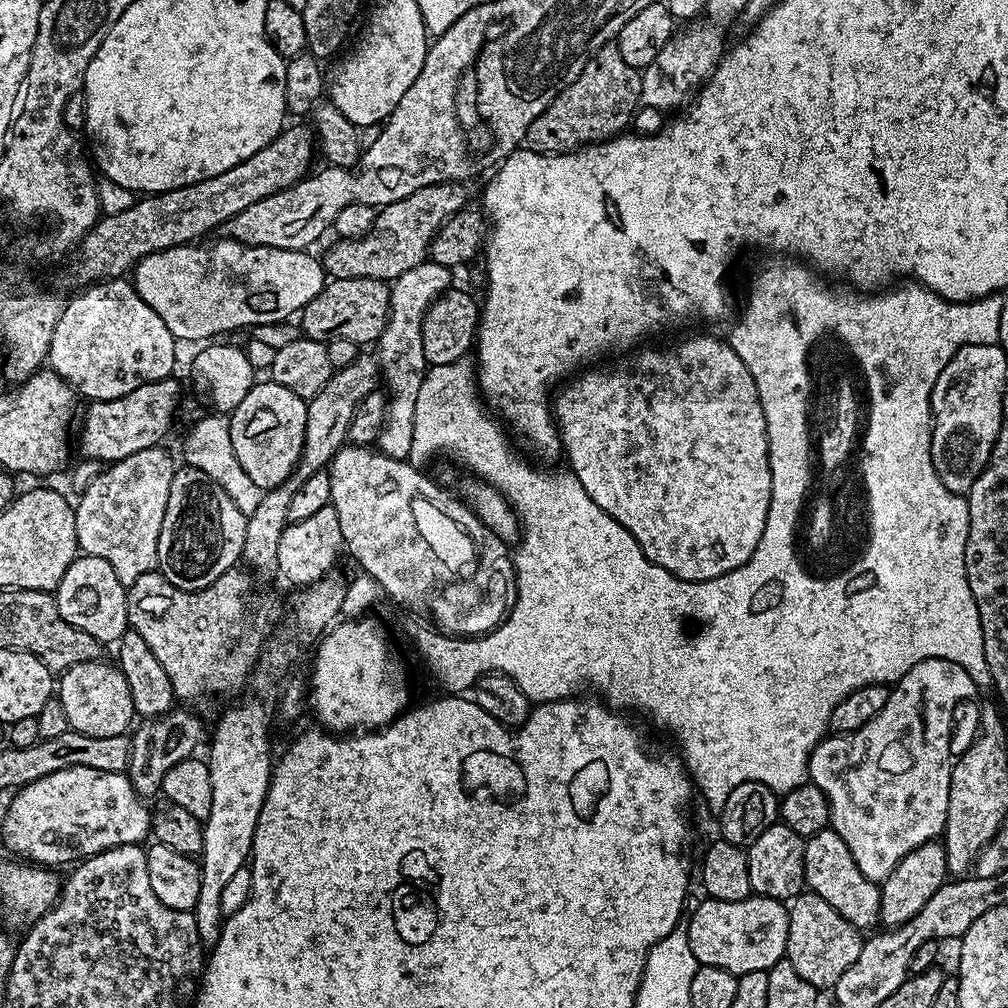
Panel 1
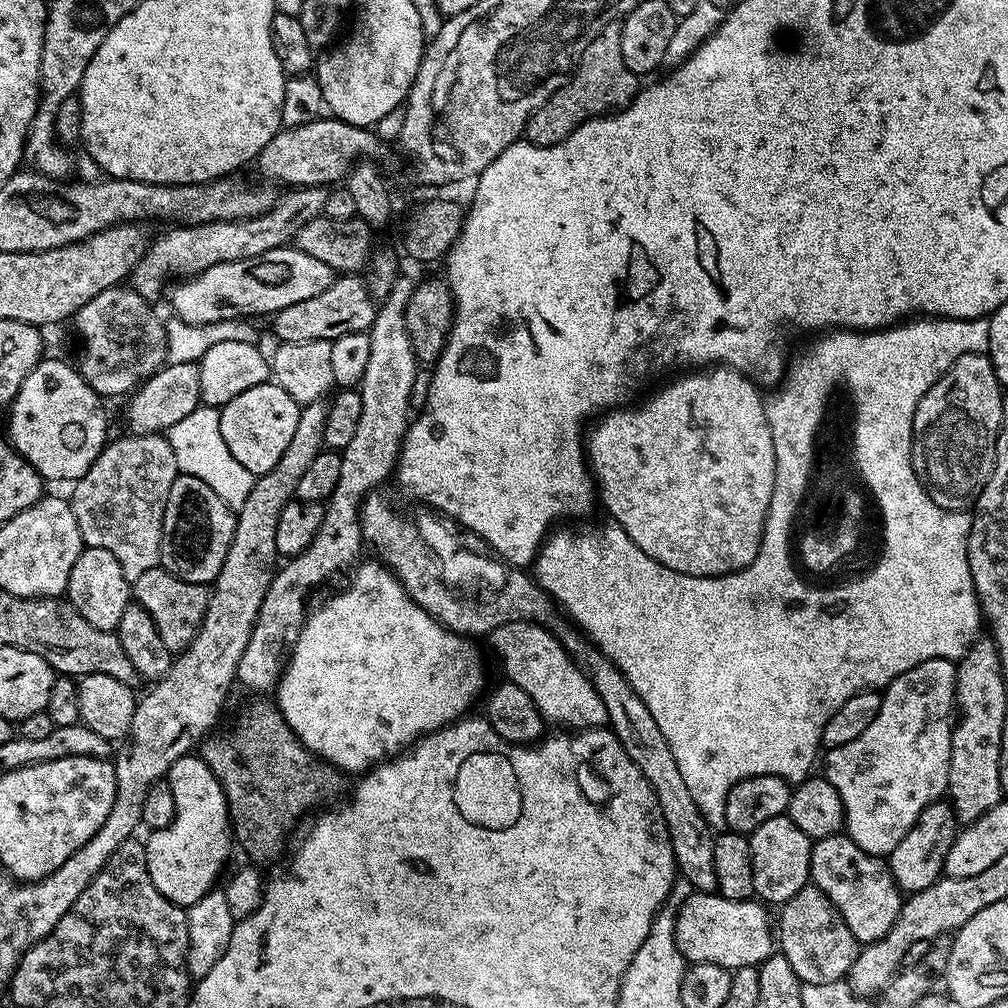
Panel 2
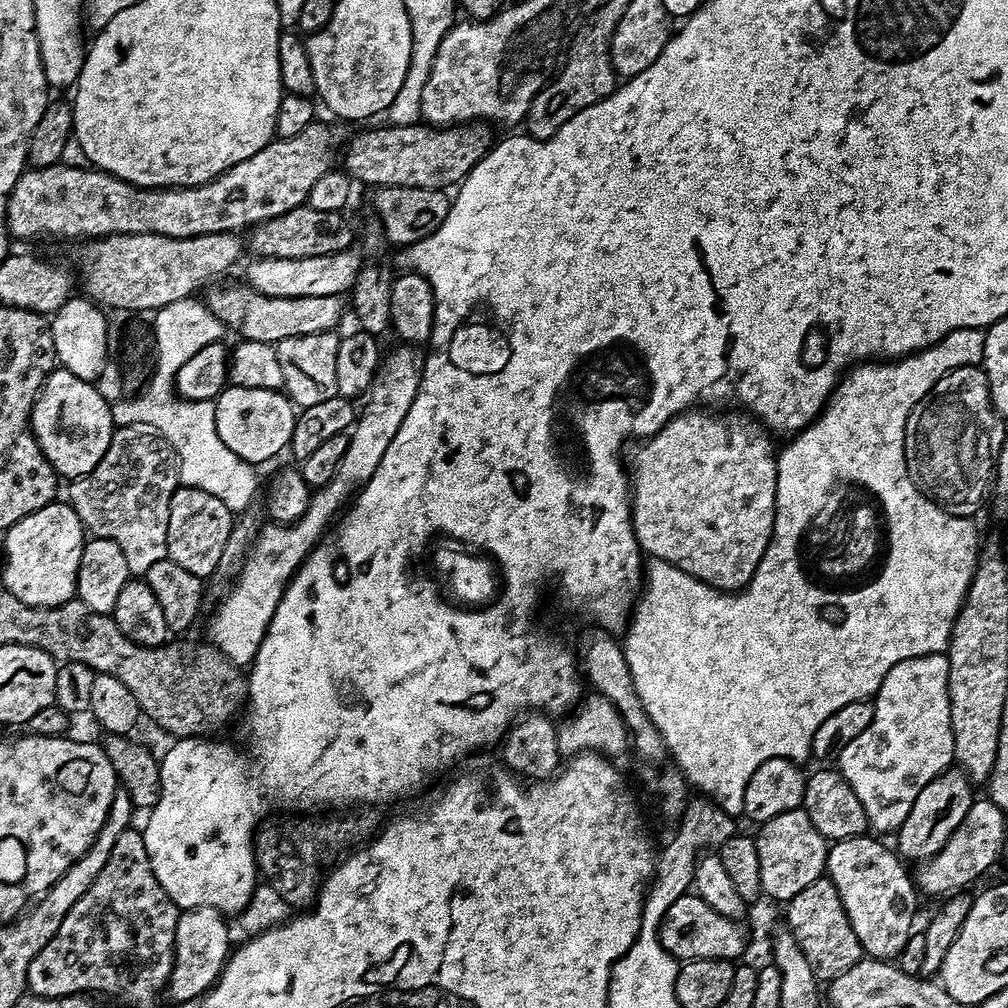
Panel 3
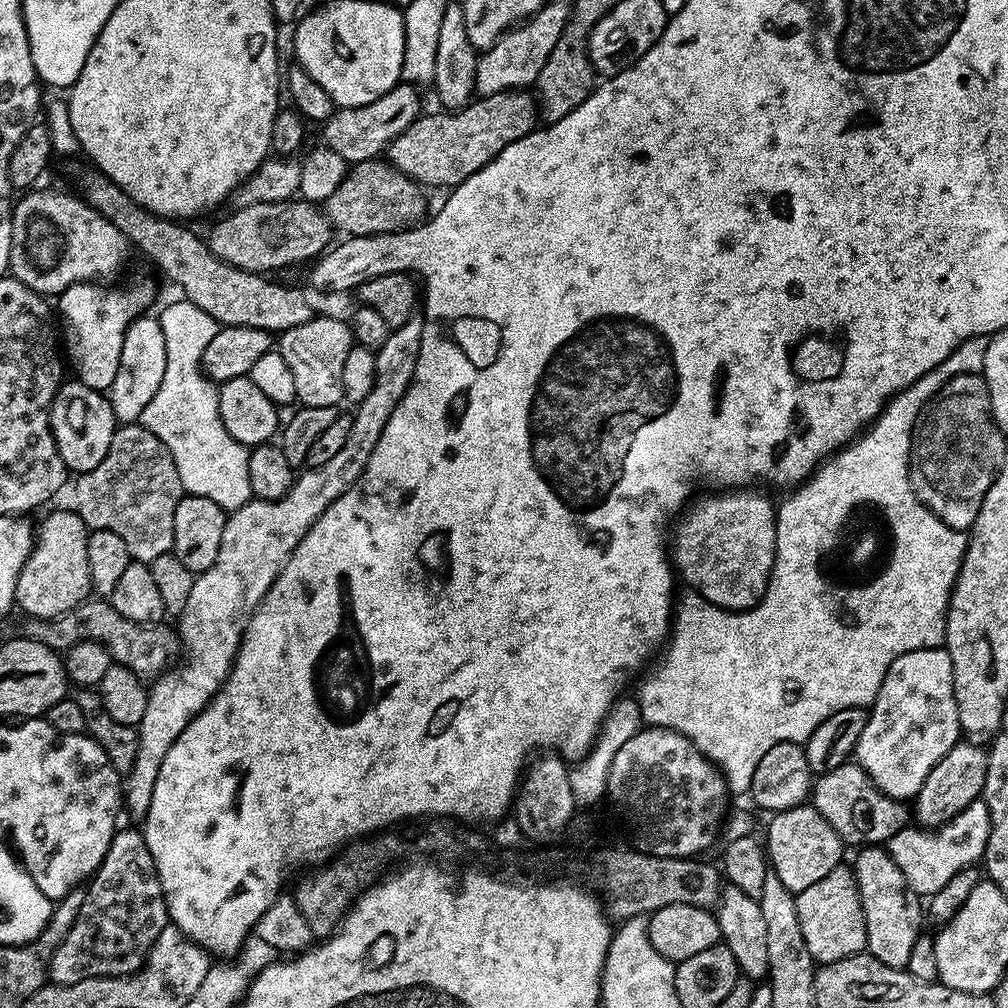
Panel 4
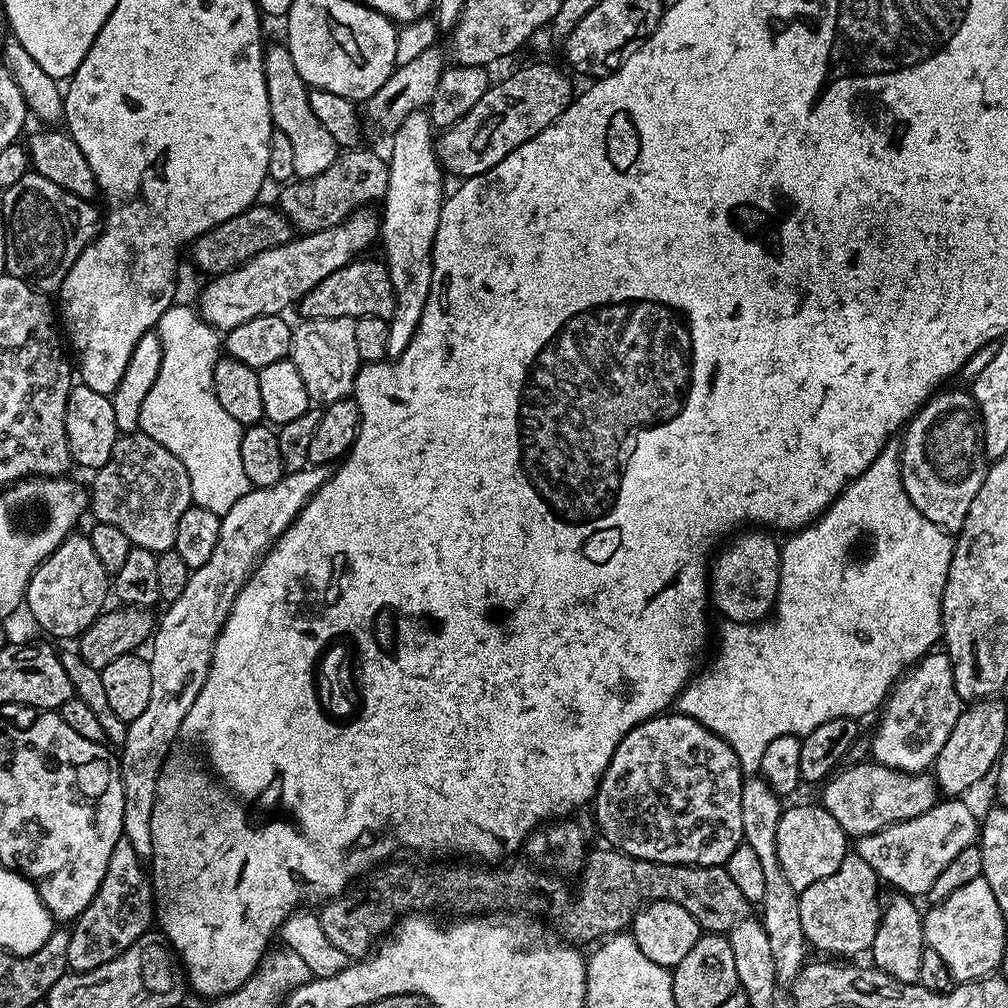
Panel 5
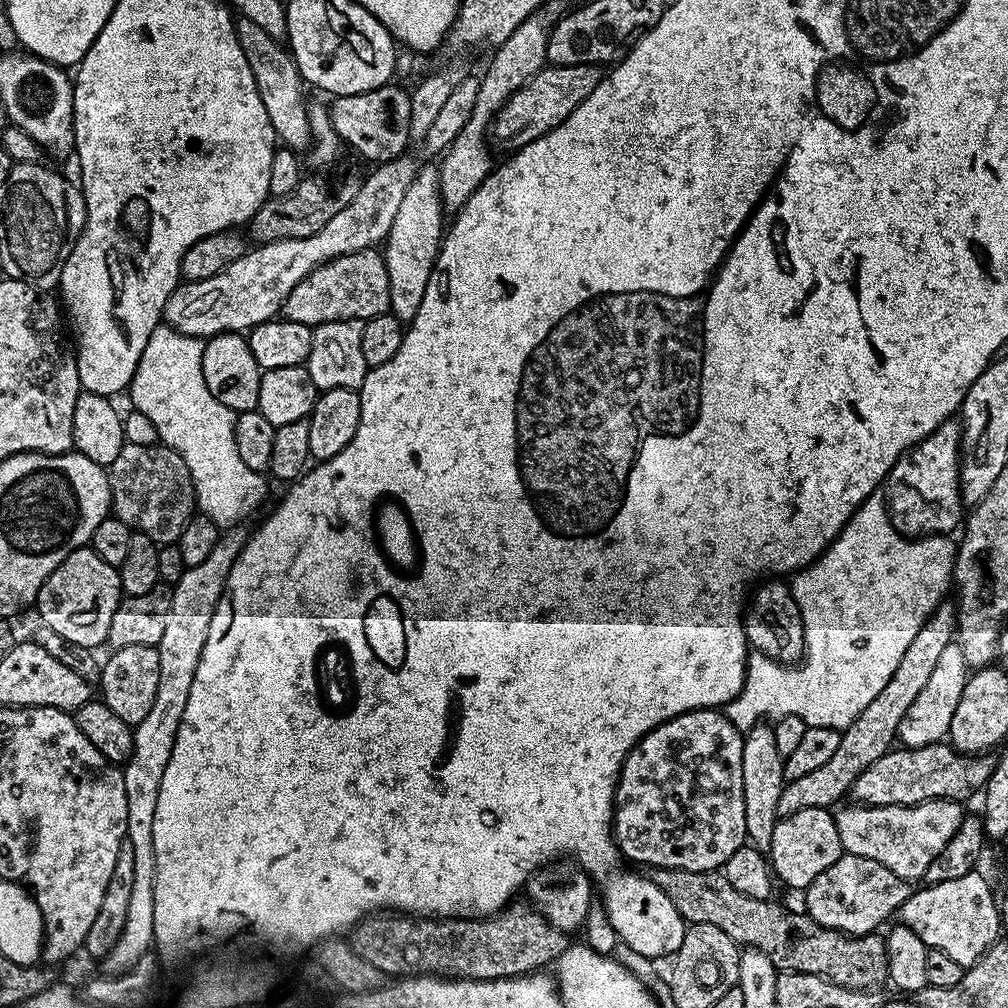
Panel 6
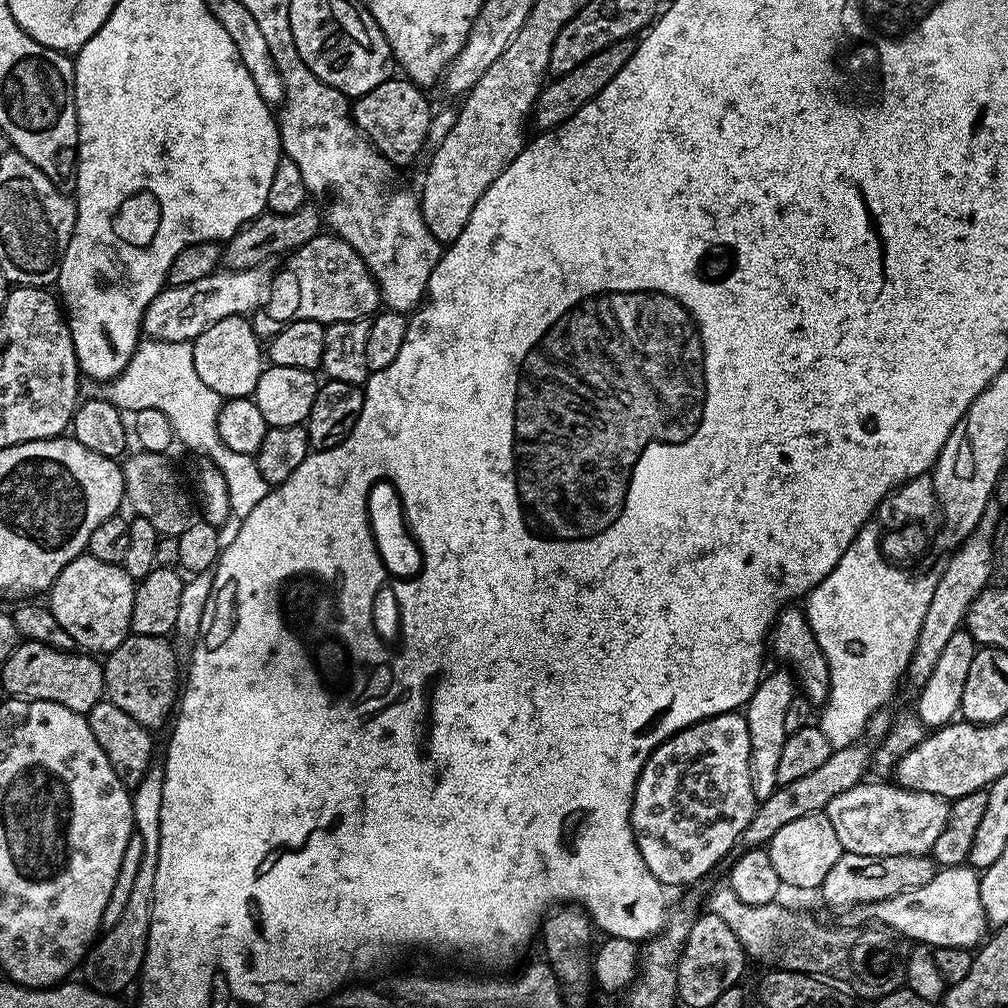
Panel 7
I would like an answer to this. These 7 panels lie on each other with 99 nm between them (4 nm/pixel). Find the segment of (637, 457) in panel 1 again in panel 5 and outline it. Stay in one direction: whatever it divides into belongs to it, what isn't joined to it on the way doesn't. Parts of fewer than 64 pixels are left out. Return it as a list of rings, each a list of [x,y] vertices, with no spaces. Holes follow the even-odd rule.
[[[744,530],[733,535],[721,552],[719,549],[715,553],[710,564],[710,600],[725,621],[755,624],[771,617],[778,598],[782,549],[772,536],[775,535],[768,530]]]

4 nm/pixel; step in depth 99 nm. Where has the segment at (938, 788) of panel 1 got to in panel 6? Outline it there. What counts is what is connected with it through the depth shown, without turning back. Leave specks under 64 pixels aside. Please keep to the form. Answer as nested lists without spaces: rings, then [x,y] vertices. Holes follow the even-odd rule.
[[[959,643],[946,646],[946,650],[938,658],[938,666],[934,666],[934,674],[930,674],[926,686],[914,698],[914,706],[906,710],[906,718],[902,718],[898,740],[905,748],[921,748],[931,744],[939,744],[947,737],[950,730],[950,718],[954,718],[954,710],[958,710],[958,698],[962,698],[962,690],[966,686],[970,669],[966,658],[962,658]]]

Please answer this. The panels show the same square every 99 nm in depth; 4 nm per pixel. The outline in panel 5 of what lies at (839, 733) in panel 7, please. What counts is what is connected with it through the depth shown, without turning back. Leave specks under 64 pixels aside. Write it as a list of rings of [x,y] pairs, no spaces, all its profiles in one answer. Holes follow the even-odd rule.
[[[919,512],[918,518],[914,522],[910,522],[908,526],[904,526],[900,530],[896,554],[886,550],[880,560],[872,560],[868,557],[876,556],[876,536],[860,536],[860,540],[852,540],[852,548],[848,548],[848,552],[852,557],[846,558],[842,562],[838,562],[832,556],[830,562],[824,564],[820,548],[808,550],[802,556],[800,564],[794,564],[795,559],[780,559],[778,598],[771,617],[755,624],[728,622],[723,625],[725,628],[720,632],[720,645],[716,648],[716,657],[713,658],[708,673],[705,676],[700,676],[701,674],[693,675],[692,679],[689,680],[684,691],[680,694],[679,711],[683,715],[702,722],[711,732],[721,736],[736,751],[736,757],[740,759],[740,768],[746,774],[759,773],[762,754],[766,750],[766,746],[770,746],[770,742],[774,742],[774,738],[779,736],[799,736],[803,738],[818,726],[822,726],[822,722],[830,722],[834,718],[846,718],[847,716],[861,718],[860,716],[866,715],[867,712],[874,711],[873,713],[875,713],[887,701],[892,686],[901,673],[909,665],[919,660],[921,656],[933,651],[941,643],[944,631],[942,594],[948,581],[953,547],[953,537],[949,533],[943,532],[938,526],[934,526],[934,522],[930,522],[930,518],[926,518]]]

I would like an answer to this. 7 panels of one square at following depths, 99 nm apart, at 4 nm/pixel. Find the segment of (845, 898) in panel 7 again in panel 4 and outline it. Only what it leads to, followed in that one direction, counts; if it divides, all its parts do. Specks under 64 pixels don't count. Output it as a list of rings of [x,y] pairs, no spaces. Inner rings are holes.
[[[840,863],[826,878],[806,886],[806,890],[795,893],[798,910],[798,926],[802,926],[802,938],[806,938],[806,950],[810,950],[817,965],[838,962],[865,951],[868,946],[864,915],[860,909],[860,896],[856,893],[856,882],[847,863]]]

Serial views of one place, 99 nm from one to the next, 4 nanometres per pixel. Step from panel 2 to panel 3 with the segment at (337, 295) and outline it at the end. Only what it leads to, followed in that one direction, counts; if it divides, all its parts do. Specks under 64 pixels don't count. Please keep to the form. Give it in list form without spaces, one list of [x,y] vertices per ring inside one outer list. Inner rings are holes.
[[[247,283],[224,284],[221,288],[207,289],[208,309],[224,323],[229,333],[237,332],[240,340],[266,342],[275,346],[282,338],[298,338],[306,334],[322,334],[333,331],[336,323],[346,316],[346,304],[339,296],[299,296],[298,298],[274,298],[248,287]]]

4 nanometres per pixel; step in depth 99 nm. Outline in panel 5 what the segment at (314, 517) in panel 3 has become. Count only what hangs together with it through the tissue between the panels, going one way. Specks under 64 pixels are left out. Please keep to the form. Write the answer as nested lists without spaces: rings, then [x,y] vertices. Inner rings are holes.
[[[421,110],[410,113],[402,122],[402,126],[398,126],[398,130],[391,133],[390,140],[392,140],[392,153],[387,153],[386,156],[388,161],[388,189],[382,201],[384,212],[382,211],[380,216],[379,239],[382,244],[384,240],[382,259],[388,265],[390,282],[394,286],[394,298],[396,299],[394,314],[387,320],[390,330],[388,356],[399,358],[402,350],[406,350],[406,346],[410,346],[410,338],[414,338],[414,334],[428,310],[428,295],[432,281],[432,247],[434,246],[434,238],[438,234],[438,222],[446,199],[446,191],[444,192],[446,173],[436,158],[434,129],[427,111]],[[309,464],[307,468],[287,473],[281,480],[274,482],[274,486],[249,487],[248,492],[242,494],[242,498],[238,498],[238,502],[234,502],[234,506],[230,506],[230,510],[220,517],[218,542],[214,545],[214,554],[210,554],[210,559],[202,562],[202,566],[192,569],[190,578],[186,582],[186,590],[182,590],[180,597],[163,609],[164,617],[162,615],[159,617],[150,641],[150,649],[152,648],[152,656],[150,655],[148,660],[150,682],[152,683],[150,703],[146,705],[146,710],[142,710],[142,714],[138,714],[138,718],[134,718],[128,724],[128,733],[118,752],[122,798],[124,799],[123,839],[128,840],[130,846],[134,846],[134,854],[138,854],[142,858],[151,857],[152,819],[154,818],[154,802],[160,772],[164,768],[164,762],[172,750],[172,745],[176,742],[176,735],[180,733],[180,727],[186,714],[190,714],[190,706],[194,706],[194,698],[198,698],[198,694],[202,690],[202,682],[206,682],[206,674],[212,665],[216,639],[220,637],[220,631],[224,628],[226,618],[232,613],[232,607],[242,586],[256,571],[256,566],[260,563],[264,553],[292,525],[294,518],[304,508],[305,502],[328,481],[329,475],[329,465]]]

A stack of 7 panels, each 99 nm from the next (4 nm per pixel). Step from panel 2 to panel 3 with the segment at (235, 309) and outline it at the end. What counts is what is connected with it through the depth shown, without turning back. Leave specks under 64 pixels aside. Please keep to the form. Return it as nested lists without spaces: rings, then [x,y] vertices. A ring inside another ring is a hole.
[[[355,251],[335,252],[325,256],[306,258],[256,258],[248,268],[248,287],[274,298],[298,298],[299,296],[339,296],[351,293],[356,280],[358,259]]]

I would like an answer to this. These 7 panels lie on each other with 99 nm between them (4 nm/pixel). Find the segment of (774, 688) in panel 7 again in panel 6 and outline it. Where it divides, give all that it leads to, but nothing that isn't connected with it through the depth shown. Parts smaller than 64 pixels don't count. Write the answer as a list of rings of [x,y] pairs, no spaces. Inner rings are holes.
[[[761,722],[744,736],[742,750],[742,790],[746,798],[746,830],[748,840],[755,847],[766,850],[772,841],[774,826],[780,816],[778,798],[782,798],[785,786],[784,756],[778,750],[778,742],[767,723]]]

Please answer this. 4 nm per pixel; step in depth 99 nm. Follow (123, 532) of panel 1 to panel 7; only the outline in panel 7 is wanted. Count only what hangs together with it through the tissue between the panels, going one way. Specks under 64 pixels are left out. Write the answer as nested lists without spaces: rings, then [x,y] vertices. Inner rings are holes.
[[[136,450],[136,453],[130,456],[122,464],[124,499],[127,507],[132,507],[131,511],[135,515],[146,518],[146,522],[151,522],[161,537],[180,536],[182,530],[186,530],[186,526],[190,526],[194,519],[194,504],[190,499],[189,489],[187,492],[180,485],[180,480],[176,477],[176,472],[172,469],[171,462],[167,460],[169,457],[165,453]]]

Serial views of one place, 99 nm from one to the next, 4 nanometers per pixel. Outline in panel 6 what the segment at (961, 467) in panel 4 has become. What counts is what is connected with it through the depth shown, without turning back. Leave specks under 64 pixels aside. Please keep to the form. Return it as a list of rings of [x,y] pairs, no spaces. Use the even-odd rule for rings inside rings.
[[[953,418],[942,422],[940,426],[935,428],[935,430],[930,433],[930,435],[924,437],[923,440],[918,444],[912,445],[903,456],[899,456],[896,459],[896,465],[888,471],[886,477],[886,503],[888,506],[888,511],[890,513],[891,523],[895,524],[896,528],[902,534],[952,534],[952,531],[959,529],[962,524],[962,516],[960,520],[960,507],[962,507],[962,501],[960,498],[960,442],[962,439],[962,424],[959,419]]]

